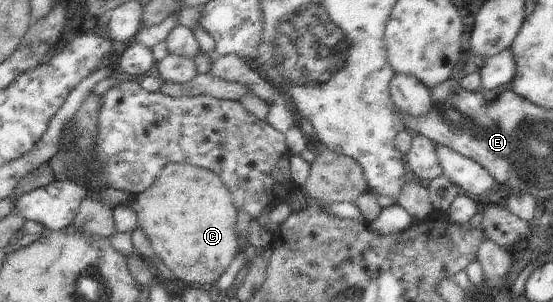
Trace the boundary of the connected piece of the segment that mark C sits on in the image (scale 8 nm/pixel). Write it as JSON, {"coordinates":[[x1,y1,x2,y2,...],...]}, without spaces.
{"coordinates":[[168,163,162,168,153,185,133,196,130,206,137,214,137,226,151,242,152,248,162,262,175,274,176,279,186,285,196,282,200,286,214,284,228,270,234,257,242,247,242,239,236,234,237,210,233,196,211,170,182,163]]}

